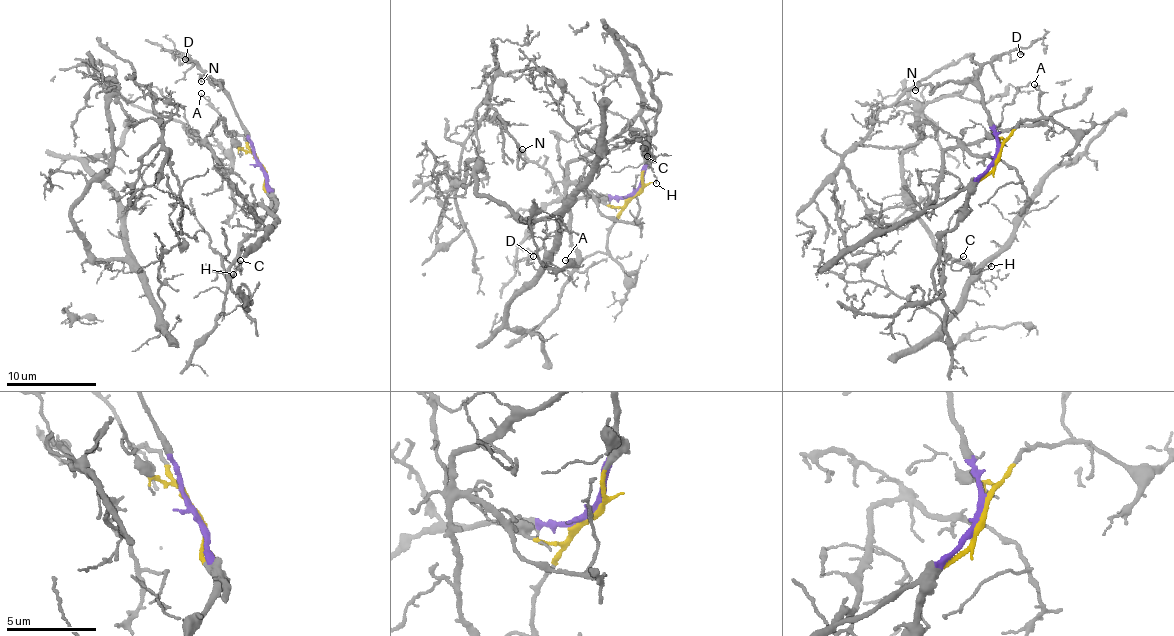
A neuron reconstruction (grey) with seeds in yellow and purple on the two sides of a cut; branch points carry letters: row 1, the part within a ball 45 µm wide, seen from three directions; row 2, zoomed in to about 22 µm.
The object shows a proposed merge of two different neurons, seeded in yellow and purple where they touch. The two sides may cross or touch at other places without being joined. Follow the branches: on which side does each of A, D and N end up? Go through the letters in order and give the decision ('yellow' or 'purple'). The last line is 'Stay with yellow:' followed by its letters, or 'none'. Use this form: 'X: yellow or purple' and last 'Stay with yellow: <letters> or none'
A: yellow
D: purple
N: purple
Stay with yellow: A

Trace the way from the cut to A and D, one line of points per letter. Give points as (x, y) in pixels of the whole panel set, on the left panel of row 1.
A: (261, 167), (240, 135), (231, 135), (217, 107), (201, 93)
D: (261, 167), (254, 145), (234, 112), (232, 101), (214, 79), (186, 59)

